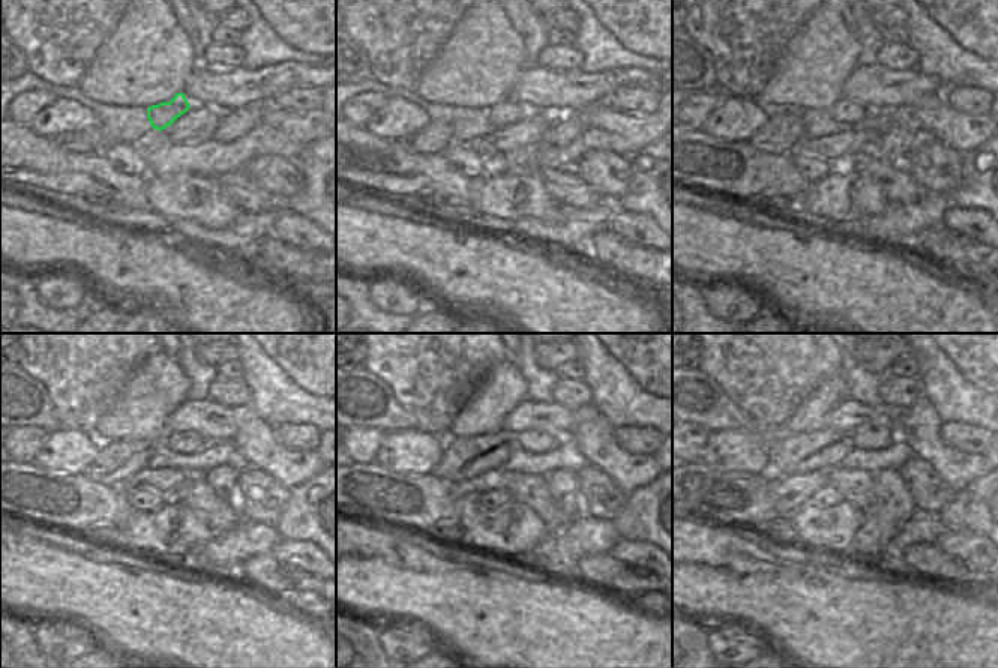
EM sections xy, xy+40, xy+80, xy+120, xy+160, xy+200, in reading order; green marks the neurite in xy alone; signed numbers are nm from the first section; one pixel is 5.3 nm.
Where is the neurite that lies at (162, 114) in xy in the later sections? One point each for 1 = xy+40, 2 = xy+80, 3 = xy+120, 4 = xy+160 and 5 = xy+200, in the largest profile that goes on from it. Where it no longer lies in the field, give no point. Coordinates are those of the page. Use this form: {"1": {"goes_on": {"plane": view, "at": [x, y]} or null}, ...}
{"1": {"goes_on": {"plane": "xy+40", "at": [505, 113]}}, "2": {"goes_on": {"plane": "xy+80", "at": [845, 110]}}, "3": {"goes_on": {"plane": "xy+120", "at": [177, 442]}}, "4": {"goes_on": {"plane": "xy+160", "at": [530, 440]}}, "5": {"goes_on": {"plane": "xy+200", "at": [869, 436]}}}

